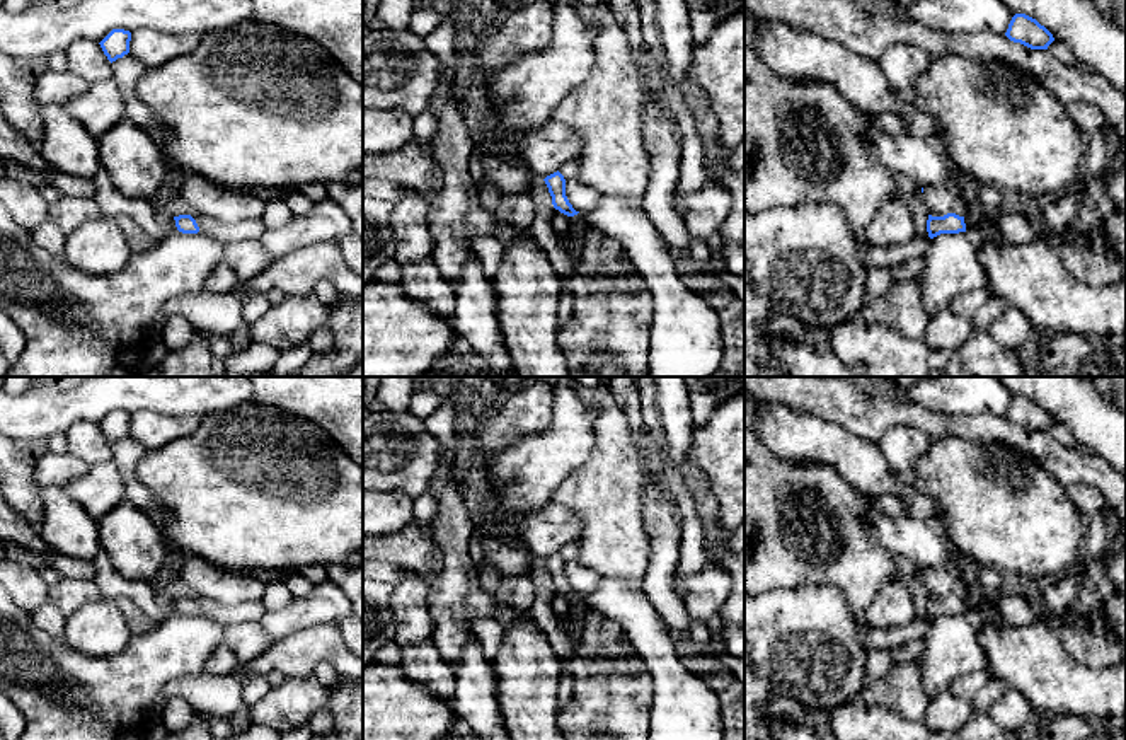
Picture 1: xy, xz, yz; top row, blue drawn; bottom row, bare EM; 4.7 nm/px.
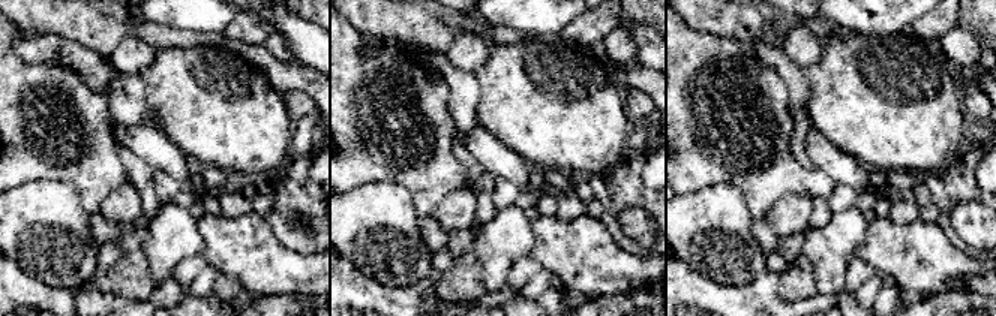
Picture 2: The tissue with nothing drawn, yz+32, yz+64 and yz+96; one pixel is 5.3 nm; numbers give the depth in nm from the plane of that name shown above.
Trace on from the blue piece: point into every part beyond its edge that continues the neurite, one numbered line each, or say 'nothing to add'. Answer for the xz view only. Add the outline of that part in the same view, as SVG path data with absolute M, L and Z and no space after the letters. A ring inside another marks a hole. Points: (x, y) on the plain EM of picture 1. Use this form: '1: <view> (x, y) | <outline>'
1: xz (580, 604) | M581 593L577 597L574 597L574 598L569 598L569 600L574 605L577 616L583 617L588 612L586 600L584 600L584 597Z

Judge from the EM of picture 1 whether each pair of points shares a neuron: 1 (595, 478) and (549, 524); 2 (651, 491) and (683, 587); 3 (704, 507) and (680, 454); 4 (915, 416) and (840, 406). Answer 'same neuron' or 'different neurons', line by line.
1: different neurons
2: different neurons
3: same neuron
4: same neuron

